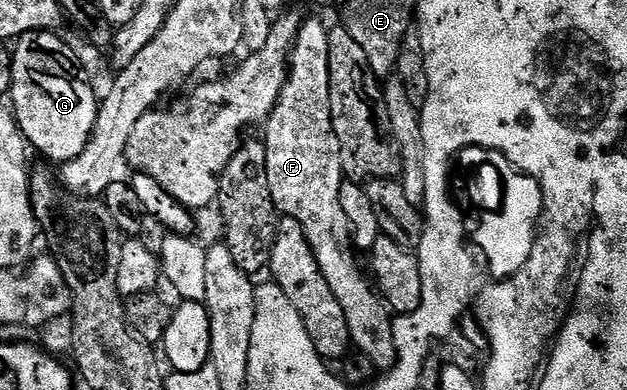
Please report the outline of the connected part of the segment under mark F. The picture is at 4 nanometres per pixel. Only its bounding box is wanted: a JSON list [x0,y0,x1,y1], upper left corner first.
[264,18,399,371]

